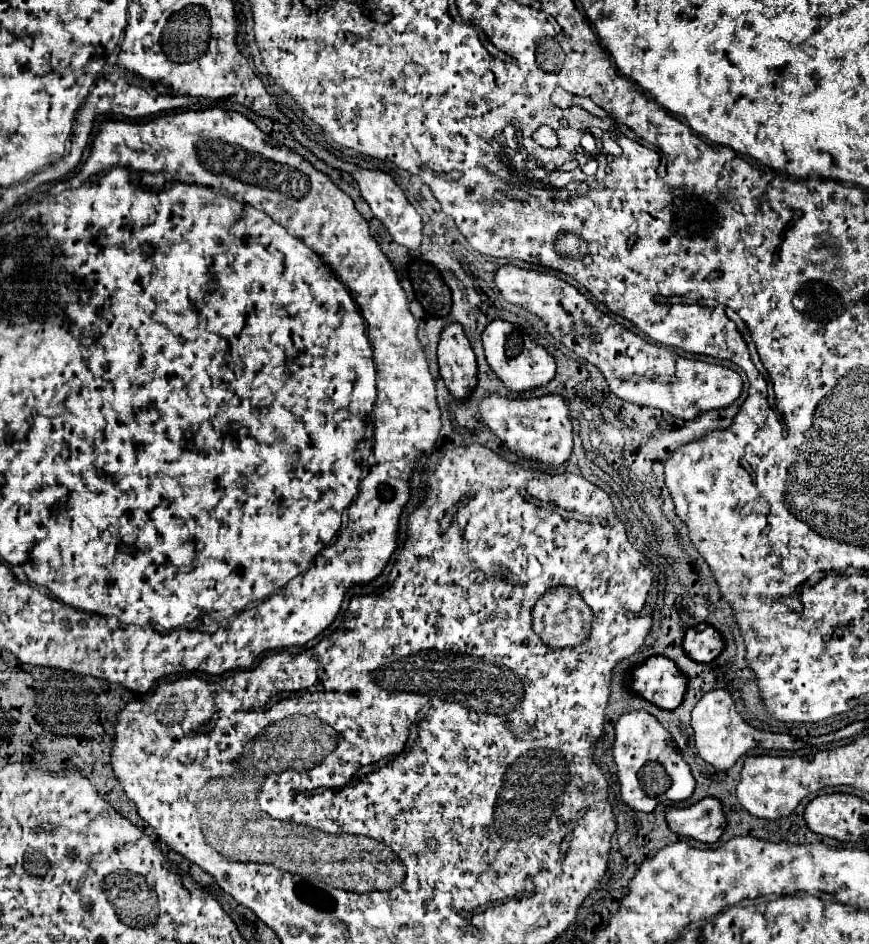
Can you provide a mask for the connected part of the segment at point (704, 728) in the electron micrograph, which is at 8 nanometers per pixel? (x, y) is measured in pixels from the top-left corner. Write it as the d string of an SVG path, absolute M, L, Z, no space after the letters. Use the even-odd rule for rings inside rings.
M716 689L704 695L704 699L698 701L698 705L692 709L692 729L694 729L694 741L696 741L696 749L698 755L714 765L716 769L730 769L740 755L744 755L746 751L754 749L754 747L764 747L764 749L800 749L802 741L794 741L796 737L790 735L780 735L780 733L766 733L760 731L752 725L748 725L738 707L736 707L736 699L732 697L730 691L726 689Z

